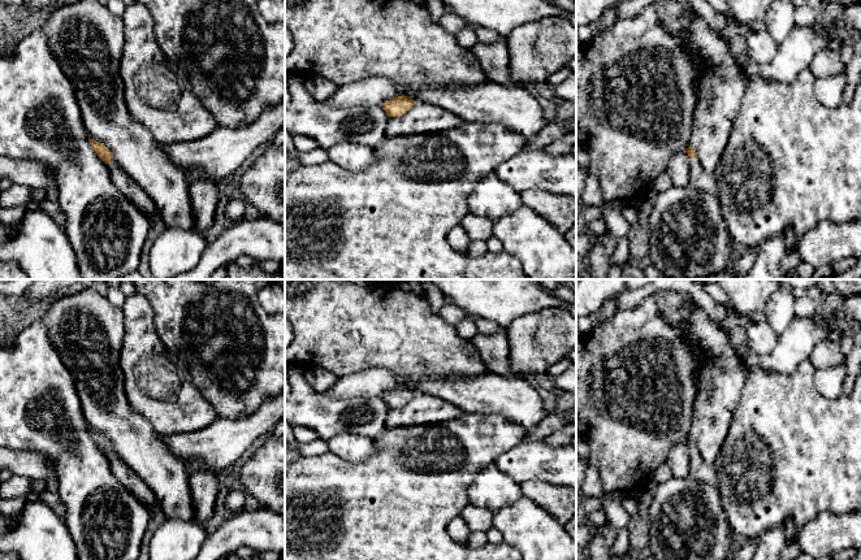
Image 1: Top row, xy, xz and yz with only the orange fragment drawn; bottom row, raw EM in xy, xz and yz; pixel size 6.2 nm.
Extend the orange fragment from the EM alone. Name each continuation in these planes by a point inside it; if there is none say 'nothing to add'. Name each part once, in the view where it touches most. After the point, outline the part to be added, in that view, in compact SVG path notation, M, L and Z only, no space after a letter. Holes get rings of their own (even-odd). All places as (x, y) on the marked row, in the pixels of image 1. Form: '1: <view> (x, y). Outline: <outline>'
1: yz (700, 179). Outline: M689 157L689 164L691 164L689 186L698 191L717 195L717 185L714 181L714 175L704 170L698 157L696 159Z

